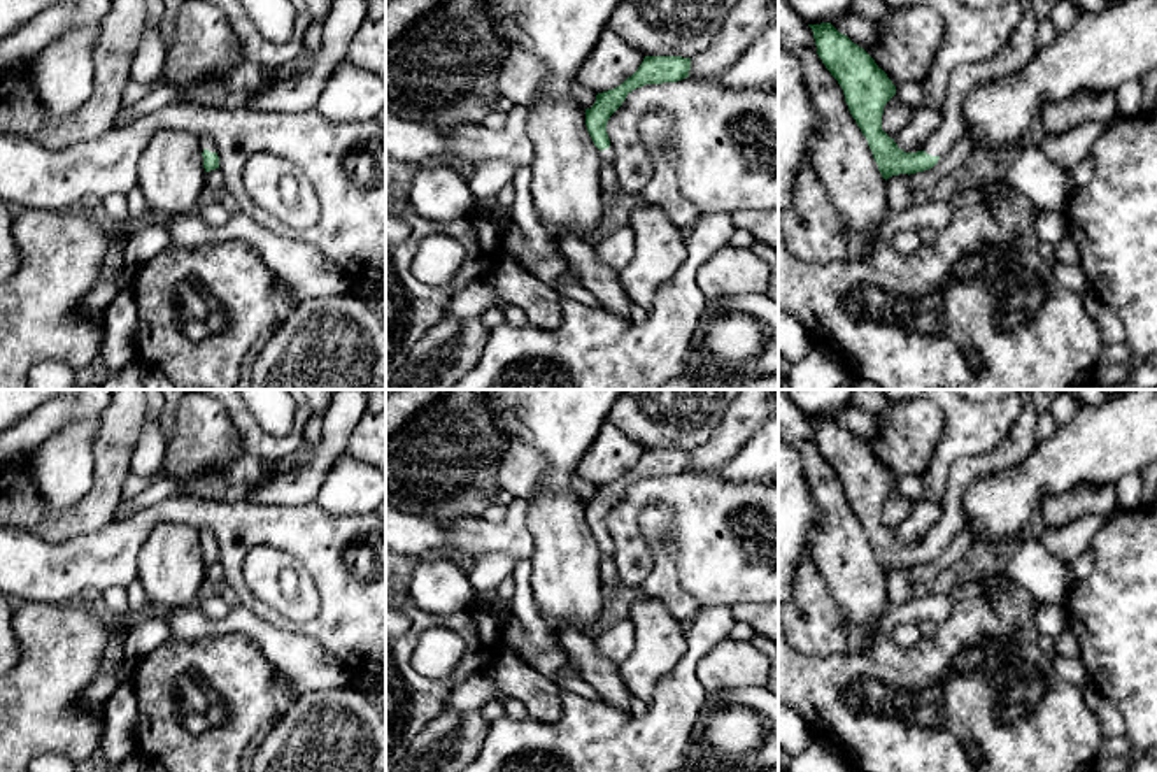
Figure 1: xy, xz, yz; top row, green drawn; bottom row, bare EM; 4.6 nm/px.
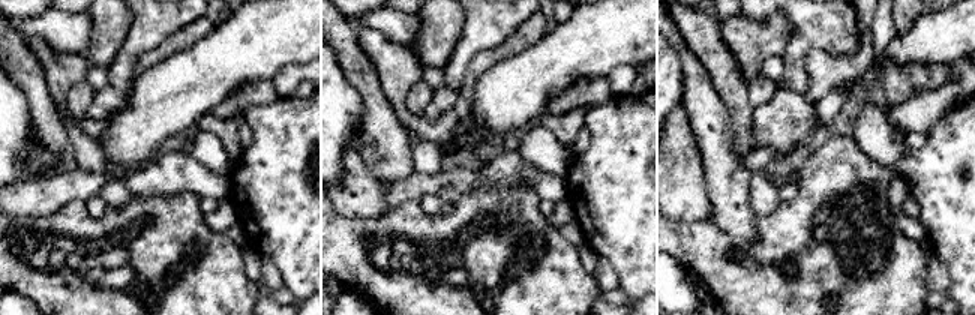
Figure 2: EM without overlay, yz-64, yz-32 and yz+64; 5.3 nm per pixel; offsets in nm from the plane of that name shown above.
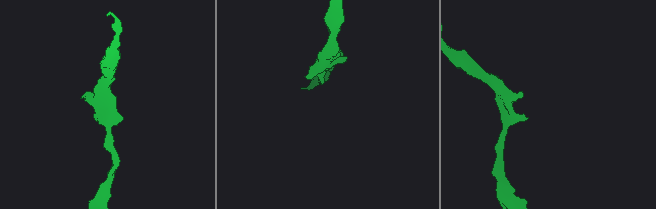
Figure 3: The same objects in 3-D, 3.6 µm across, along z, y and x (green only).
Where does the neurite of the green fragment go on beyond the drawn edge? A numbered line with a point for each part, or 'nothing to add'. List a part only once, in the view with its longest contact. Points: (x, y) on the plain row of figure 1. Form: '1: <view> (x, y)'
1: yz (1021, 441)

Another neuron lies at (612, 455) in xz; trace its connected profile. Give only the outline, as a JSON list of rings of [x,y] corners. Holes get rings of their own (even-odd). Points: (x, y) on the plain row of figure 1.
[[[605,421],[594,444],[578,461],[577,474],[596,488],[621,479],[643,454],[643,446]]]

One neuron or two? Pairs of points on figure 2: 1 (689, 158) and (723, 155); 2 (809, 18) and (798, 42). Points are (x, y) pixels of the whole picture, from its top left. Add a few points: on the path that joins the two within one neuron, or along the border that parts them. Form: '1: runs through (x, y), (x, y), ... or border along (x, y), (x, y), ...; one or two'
1: border along (689, 123), (701, 155), (708, 191); two
2: runs through (809, 24), (809, 32), (804, 36); one

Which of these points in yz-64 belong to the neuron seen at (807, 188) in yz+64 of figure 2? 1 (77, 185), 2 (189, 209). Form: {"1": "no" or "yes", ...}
{"1": "no", "2": "yes"}

